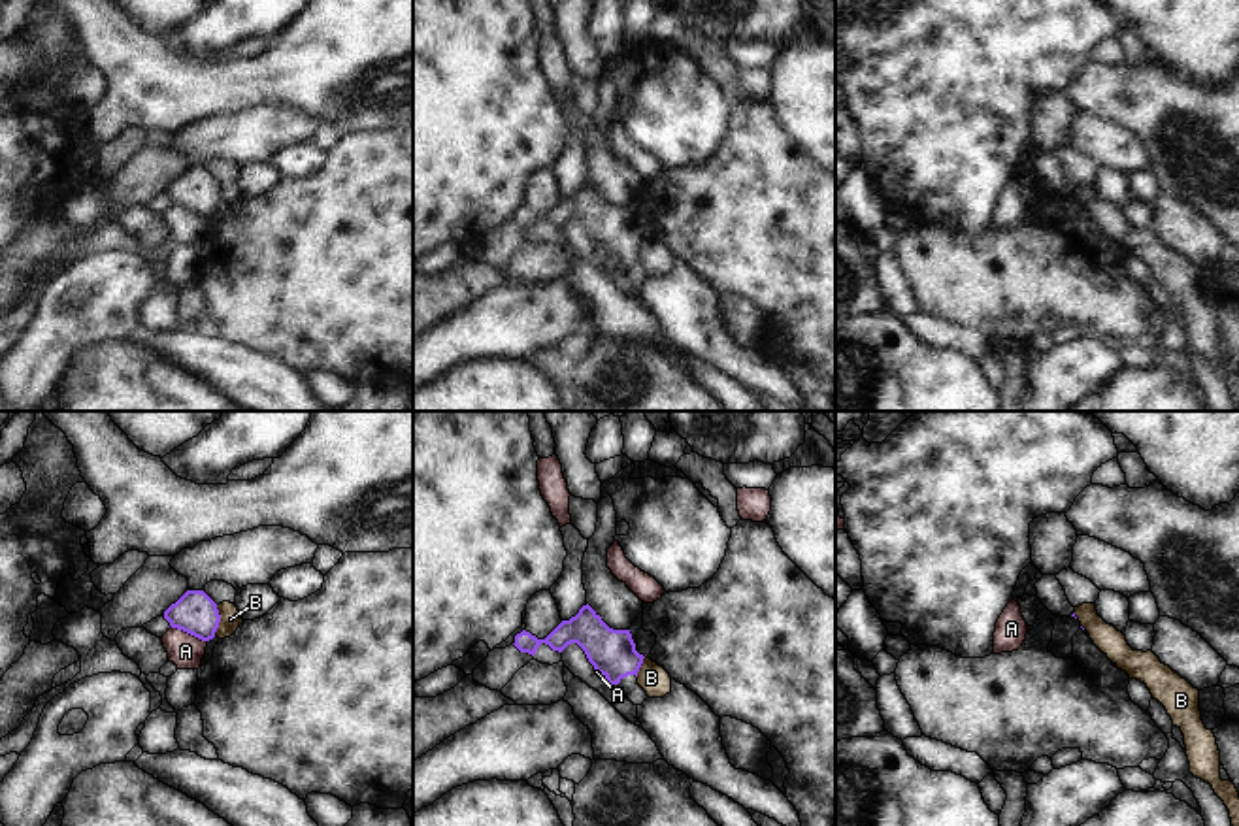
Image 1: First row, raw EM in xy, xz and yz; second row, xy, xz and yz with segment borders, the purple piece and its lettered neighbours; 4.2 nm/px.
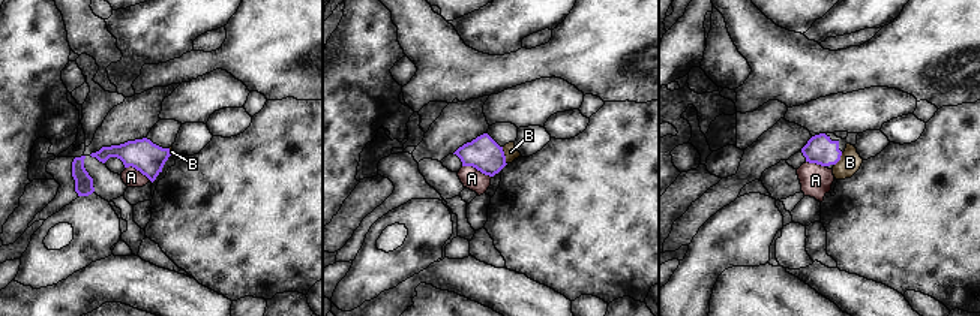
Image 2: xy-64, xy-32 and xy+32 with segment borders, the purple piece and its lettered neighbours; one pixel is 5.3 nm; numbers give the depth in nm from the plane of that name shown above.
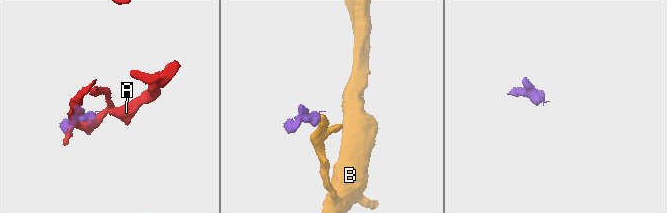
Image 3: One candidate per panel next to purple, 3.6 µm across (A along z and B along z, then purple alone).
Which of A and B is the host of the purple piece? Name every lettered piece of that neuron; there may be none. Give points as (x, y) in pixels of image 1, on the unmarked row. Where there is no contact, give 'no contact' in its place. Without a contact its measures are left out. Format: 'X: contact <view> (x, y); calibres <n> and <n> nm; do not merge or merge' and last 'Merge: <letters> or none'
A: contact xy (189, 210); calibres 180 and 150 nm; do not merge
B: contact xy (219, 198); calibres 180 and 90 nm; do not merge
Merge: none

